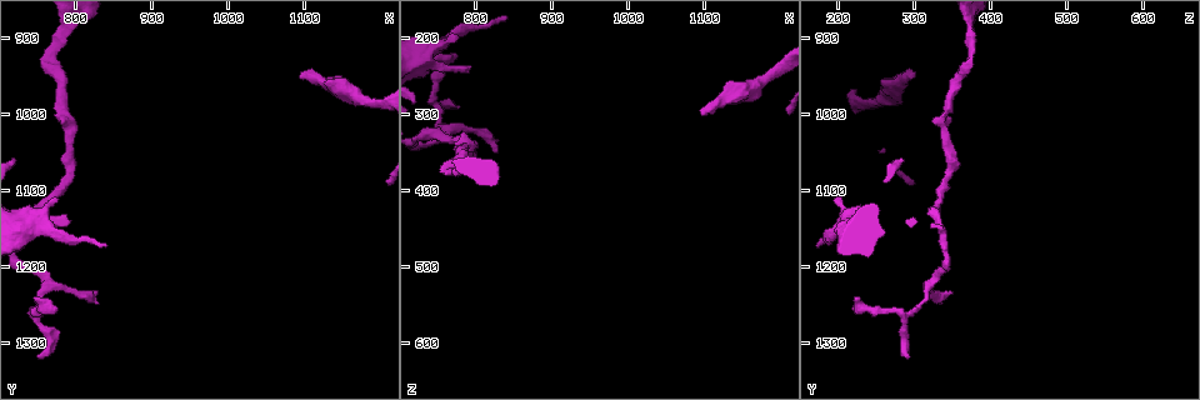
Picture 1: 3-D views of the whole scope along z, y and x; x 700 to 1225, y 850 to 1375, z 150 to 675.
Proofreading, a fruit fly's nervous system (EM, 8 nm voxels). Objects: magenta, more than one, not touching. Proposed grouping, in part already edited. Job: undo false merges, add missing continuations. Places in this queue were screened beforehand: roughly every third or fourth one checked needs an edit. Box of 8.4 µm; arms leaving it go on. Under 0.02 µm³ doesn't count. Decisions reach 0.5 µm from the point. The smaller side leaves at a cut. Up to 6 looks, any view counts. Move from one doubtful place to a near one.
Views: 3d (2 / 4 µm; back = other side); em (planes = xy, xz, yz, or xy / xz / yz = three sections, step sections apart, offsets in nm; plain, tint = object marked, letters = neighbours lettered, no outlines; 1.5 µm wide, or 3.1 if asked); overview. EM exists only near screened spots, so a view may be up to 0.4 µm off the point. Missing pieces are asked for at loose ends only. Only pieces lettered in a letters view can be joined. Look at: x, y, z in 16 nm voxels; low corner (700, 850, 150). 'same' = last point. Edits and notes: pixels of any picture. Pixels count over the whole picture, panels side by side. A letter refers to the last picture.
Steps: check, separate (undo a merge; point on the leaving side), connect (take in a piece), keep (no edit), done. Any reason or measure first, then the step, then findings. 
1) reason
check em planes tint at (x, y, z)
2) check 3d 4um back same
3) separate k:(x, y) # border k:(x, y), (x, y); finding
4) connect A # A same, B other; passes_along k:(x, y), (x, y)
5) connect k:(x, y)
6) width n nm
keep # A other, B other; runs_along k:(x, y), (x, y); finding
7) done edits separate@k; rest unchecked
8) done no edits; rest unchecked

branch stops here
check em planes plain at (1095, 955, 300)

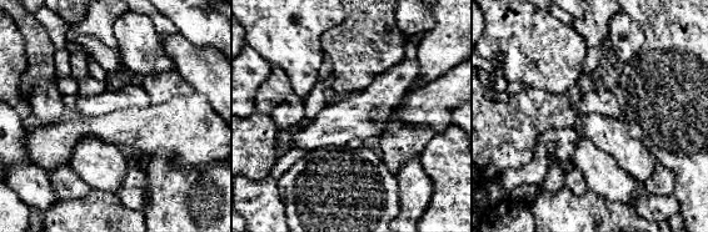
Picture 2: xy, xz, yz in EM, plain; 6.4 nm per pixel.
see the neighbours
check em planes letters same

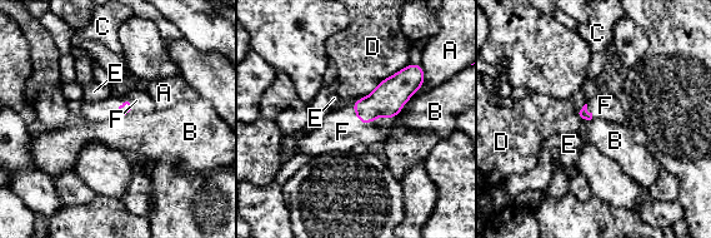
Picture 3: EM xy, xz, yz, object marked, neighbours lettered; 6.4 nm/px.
connect 3:(340, 130) # A other, B other, C other, D other, E other, F same; passes_along 3:(390, 95), (367, 123), (340, 130); the cell continues

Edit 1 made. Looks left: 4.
thin end
check 3d 4um at (745, 1240, 225)

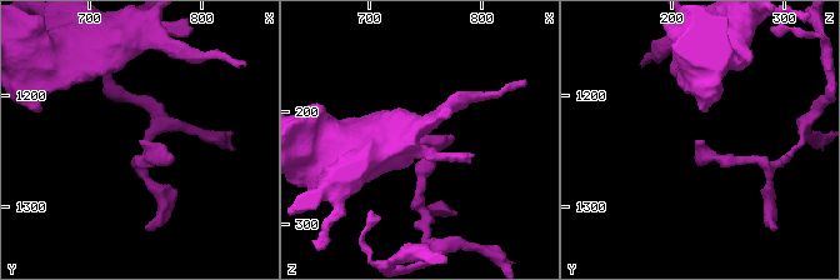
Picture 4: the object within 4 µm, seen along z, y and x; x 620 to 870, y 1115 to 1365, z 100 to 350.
now the EM
check em xy step 4 tint at (746, 1242, 228)

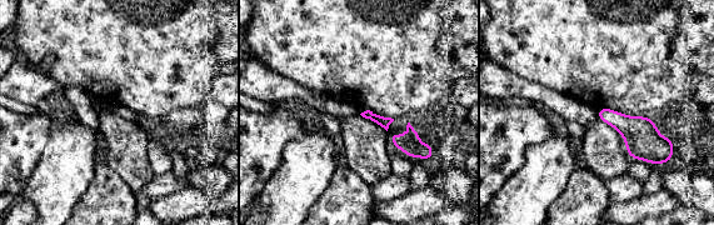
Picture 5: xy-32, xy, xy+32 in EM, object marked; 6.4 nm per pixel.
another direction
check em planes letters same

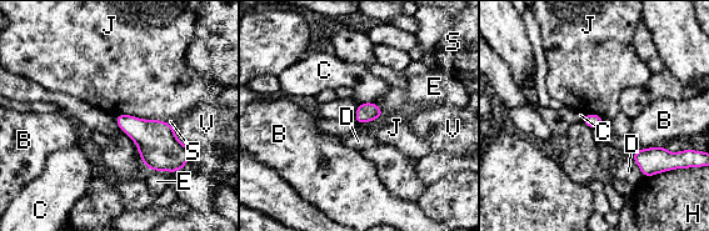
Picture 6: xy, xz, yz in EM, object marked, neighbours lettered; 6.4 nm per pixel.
width 100 nm
keep # B other, C other, D other, E other, H other, J other, S other, V other; border 6:(115, 115), (164, 121); no lettered piece goes on from it

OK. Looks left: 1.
done edits connect@3; rest unchecked

